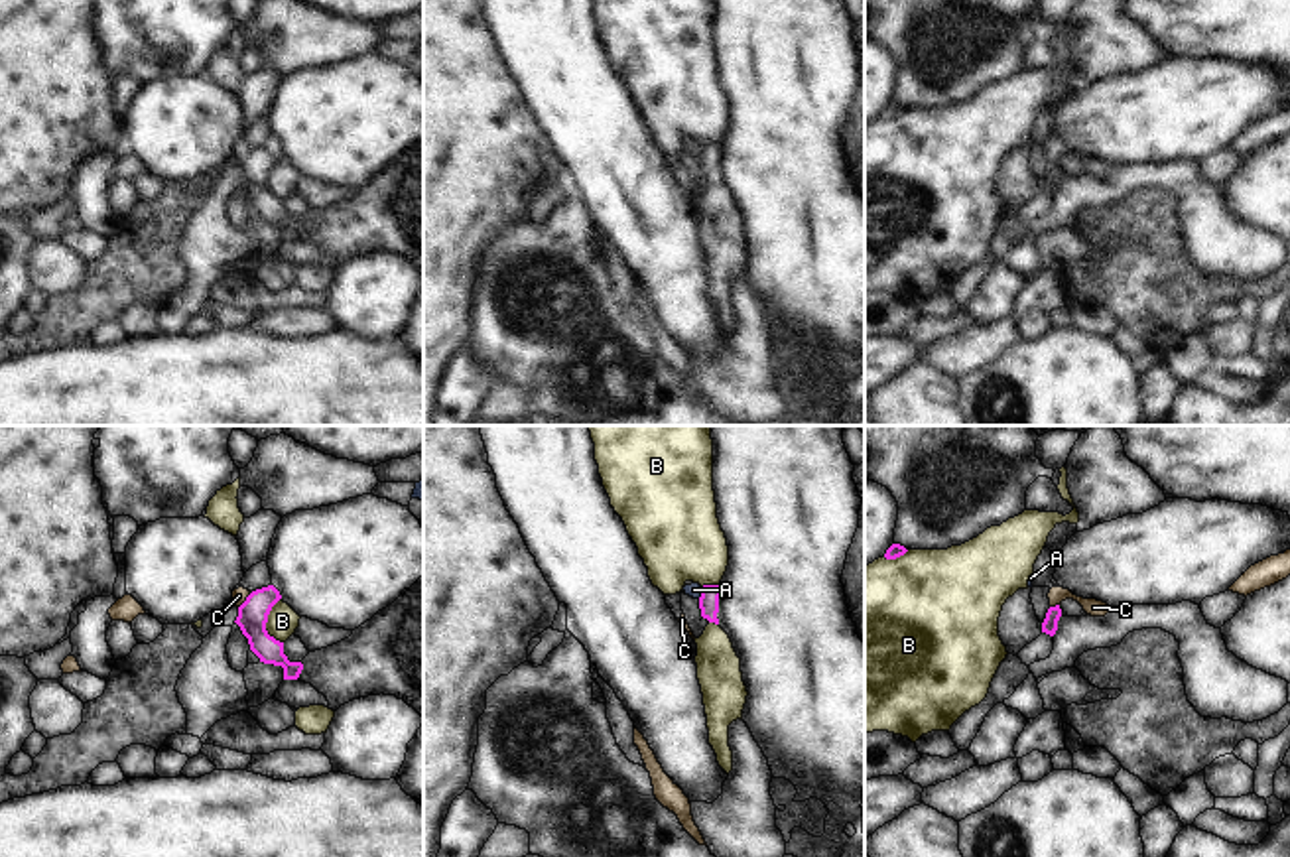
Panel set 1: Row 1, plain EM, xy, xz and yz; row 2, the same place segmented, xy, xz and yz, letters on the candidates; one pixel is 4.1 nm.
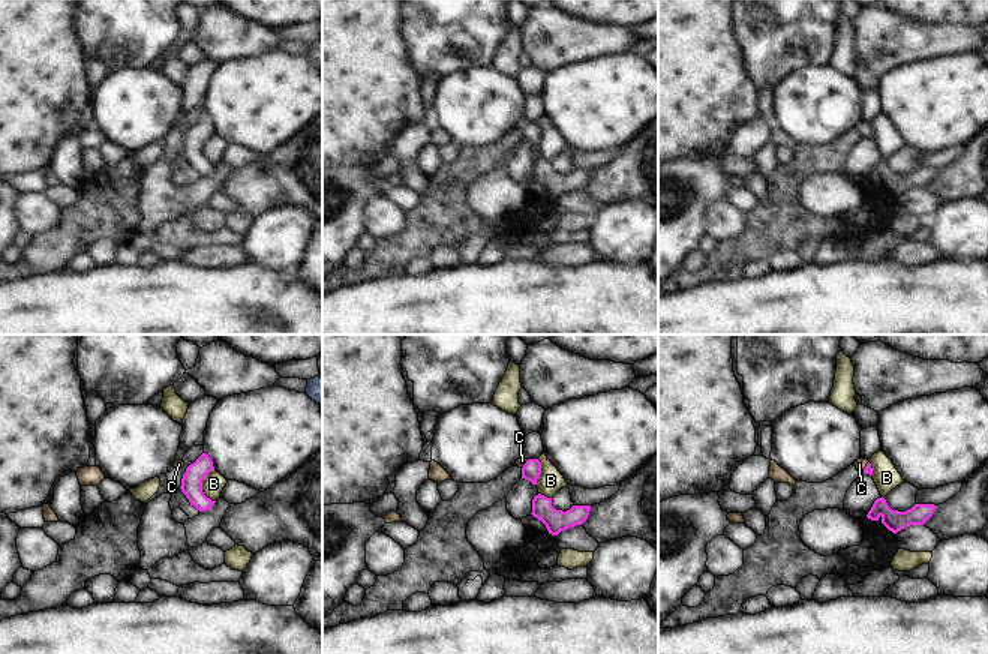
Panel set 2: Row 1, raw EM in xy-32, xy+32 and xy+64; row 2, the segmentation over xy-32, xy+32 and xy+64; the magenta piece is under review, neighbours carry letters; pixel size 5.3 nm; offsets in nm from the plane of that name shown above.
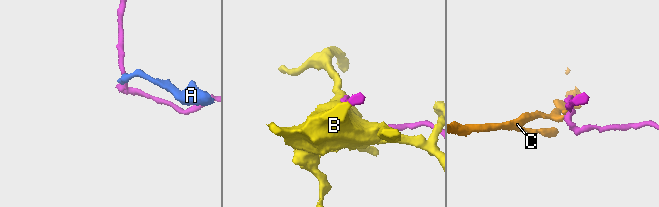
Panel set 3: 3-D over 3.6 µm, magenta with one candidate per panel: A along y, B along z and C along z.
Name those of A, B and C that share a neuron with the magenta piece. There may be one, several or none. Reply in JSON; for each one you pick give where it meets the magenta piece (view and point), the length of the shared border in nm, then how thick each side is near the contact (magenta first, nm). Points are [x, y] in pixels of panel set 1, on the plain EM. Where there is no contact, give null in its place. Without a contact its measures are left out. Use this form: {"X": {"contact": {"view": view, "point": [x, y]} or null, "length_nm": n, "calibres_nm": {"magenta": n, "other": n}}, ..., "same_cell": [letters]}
{"C": {"contact": {"view": "xy", "point": [245, 160]}, "length_nm": 80, "calibres_nm": {"magenta": 130, "other": 60}}, "same_cell": ["C"]}

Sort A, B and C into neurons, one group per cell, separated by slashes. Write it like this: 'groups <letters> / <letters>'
groups A / B / C

